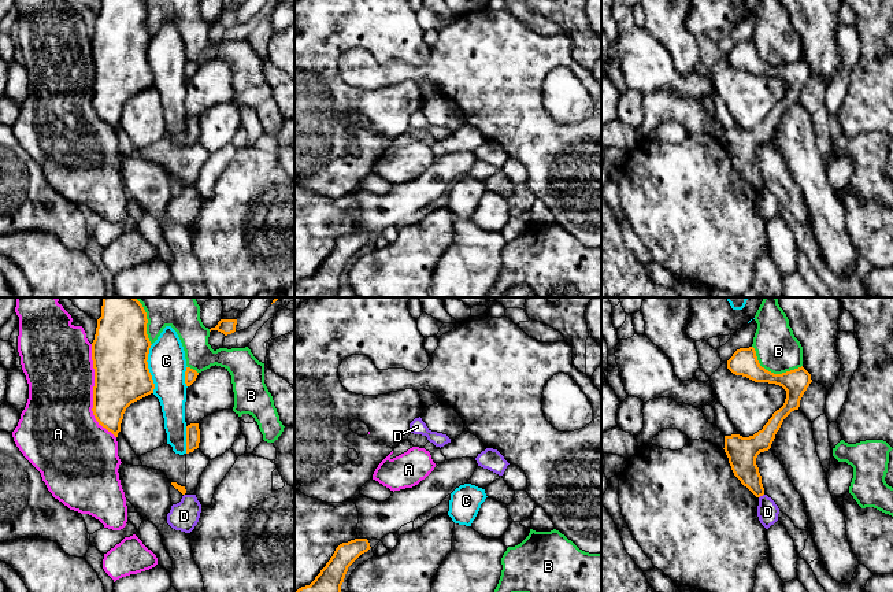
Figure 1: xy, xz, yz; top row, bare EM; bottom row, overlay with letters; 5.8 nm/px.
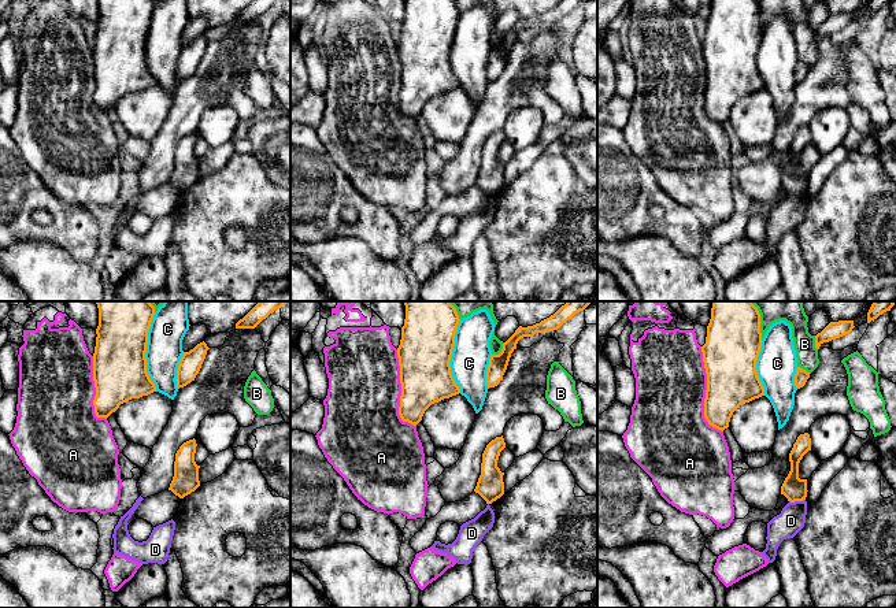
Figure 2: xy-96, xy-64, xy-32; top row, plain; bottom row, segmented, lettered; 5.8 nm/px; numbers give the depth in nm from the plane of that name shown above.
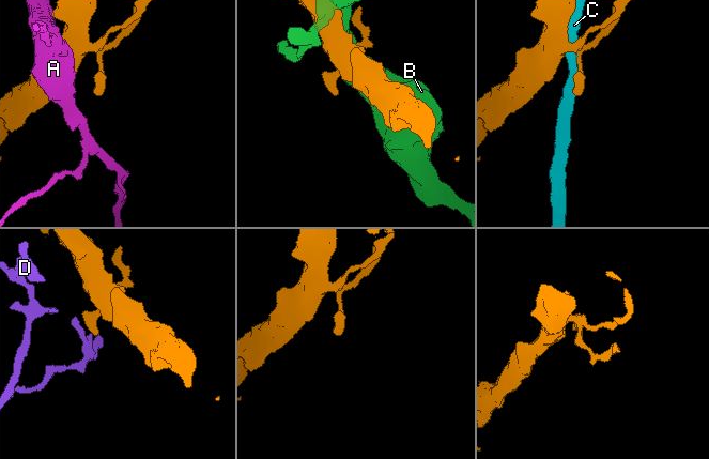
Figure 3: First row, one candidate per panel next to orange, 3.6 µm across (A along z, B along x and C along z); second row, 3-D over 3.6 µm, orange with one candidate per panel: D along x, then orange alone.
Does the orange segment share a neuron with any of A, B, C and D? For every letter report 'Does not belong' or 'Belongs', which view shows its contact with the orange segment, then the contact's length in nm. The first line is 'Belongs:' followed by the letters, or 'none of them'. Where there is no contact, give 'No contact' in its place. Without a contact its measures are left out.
Belongs: none of them
A: Does not belong. Touches orange in xy. Shared border 550 nm
B: Does not belong. Touches orange in yz. Shared border 320 nm
C: Does not belong. Touches orange in xy. Shared border 280 nm
D: Does not belong. Touches orange in yz. Shared border 40 nm

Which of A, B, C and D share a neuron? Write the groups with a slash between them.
A / B / C / D

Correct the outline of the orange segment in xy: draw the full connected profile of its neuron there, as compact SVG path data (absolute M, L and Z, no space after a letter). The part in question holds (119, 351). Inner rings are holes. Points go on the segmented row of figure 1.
M103 297L101 317L97 319L95 340L92 343L92 360L95 369L93 415L99 425L115 437L126 408L153 393L155 384L148 369L151 341L147 334L147 312L136 297Z

